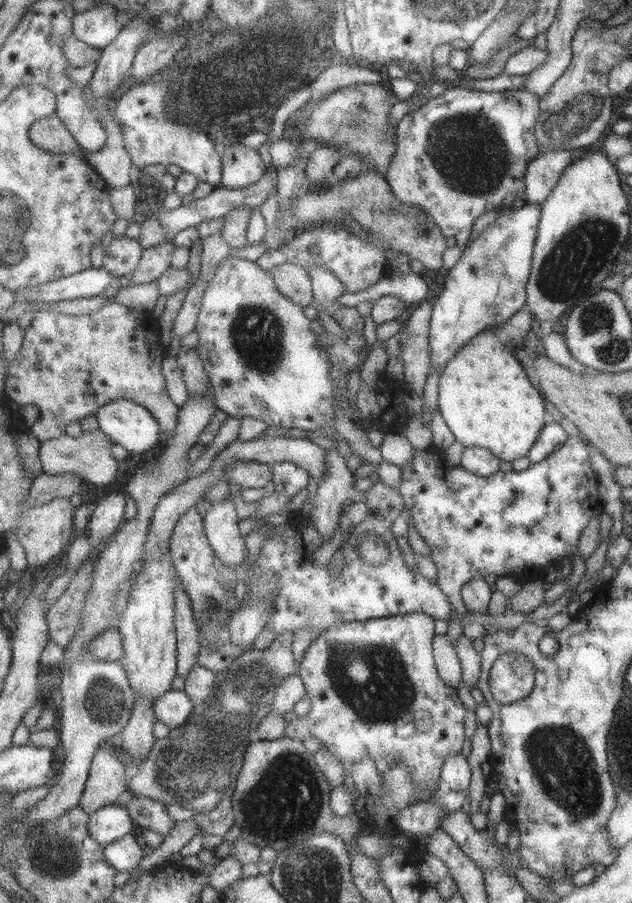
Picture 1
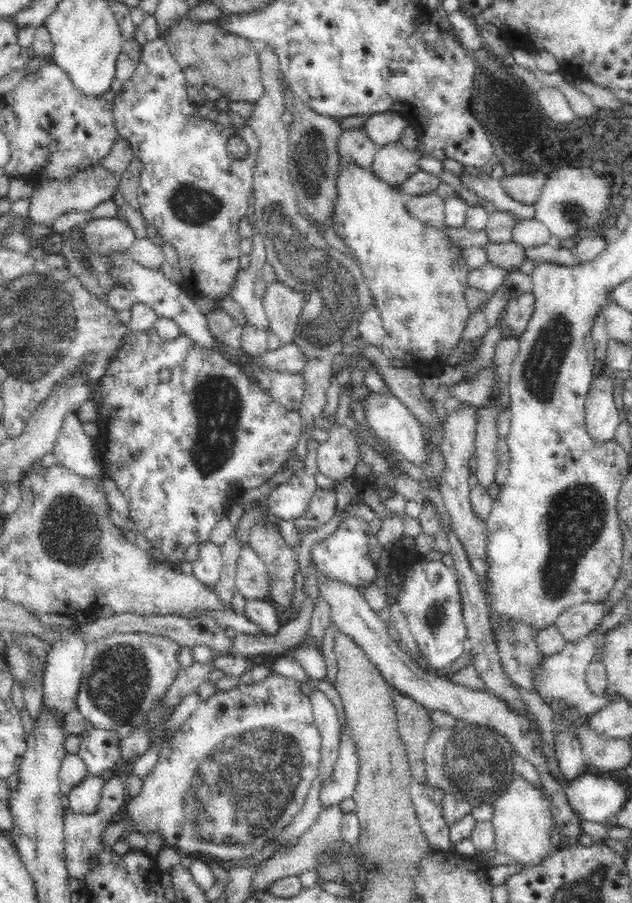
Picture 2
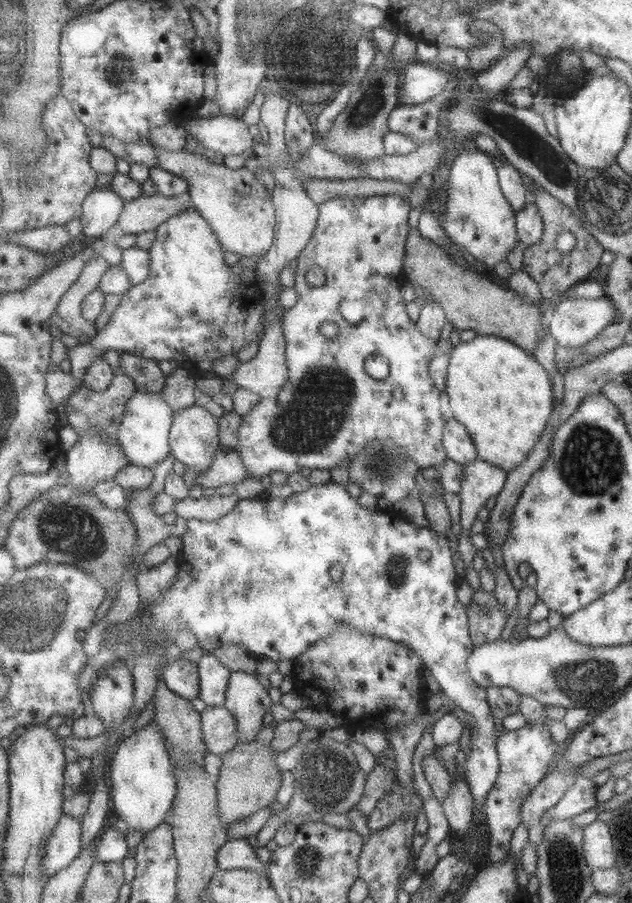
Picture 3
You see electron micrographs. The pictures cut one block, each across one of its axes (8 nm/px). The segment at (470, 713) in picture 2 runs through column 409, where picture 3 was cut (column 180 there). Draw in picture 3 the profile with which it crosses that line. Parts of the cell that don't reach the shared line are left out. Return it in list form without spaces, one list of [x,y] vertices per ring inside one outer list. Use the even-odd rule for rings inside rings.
[[[180,655],[164,670],[168,686],[178,695],[194,700],[201,698],[201,669],[199,663],[192,662]]]

